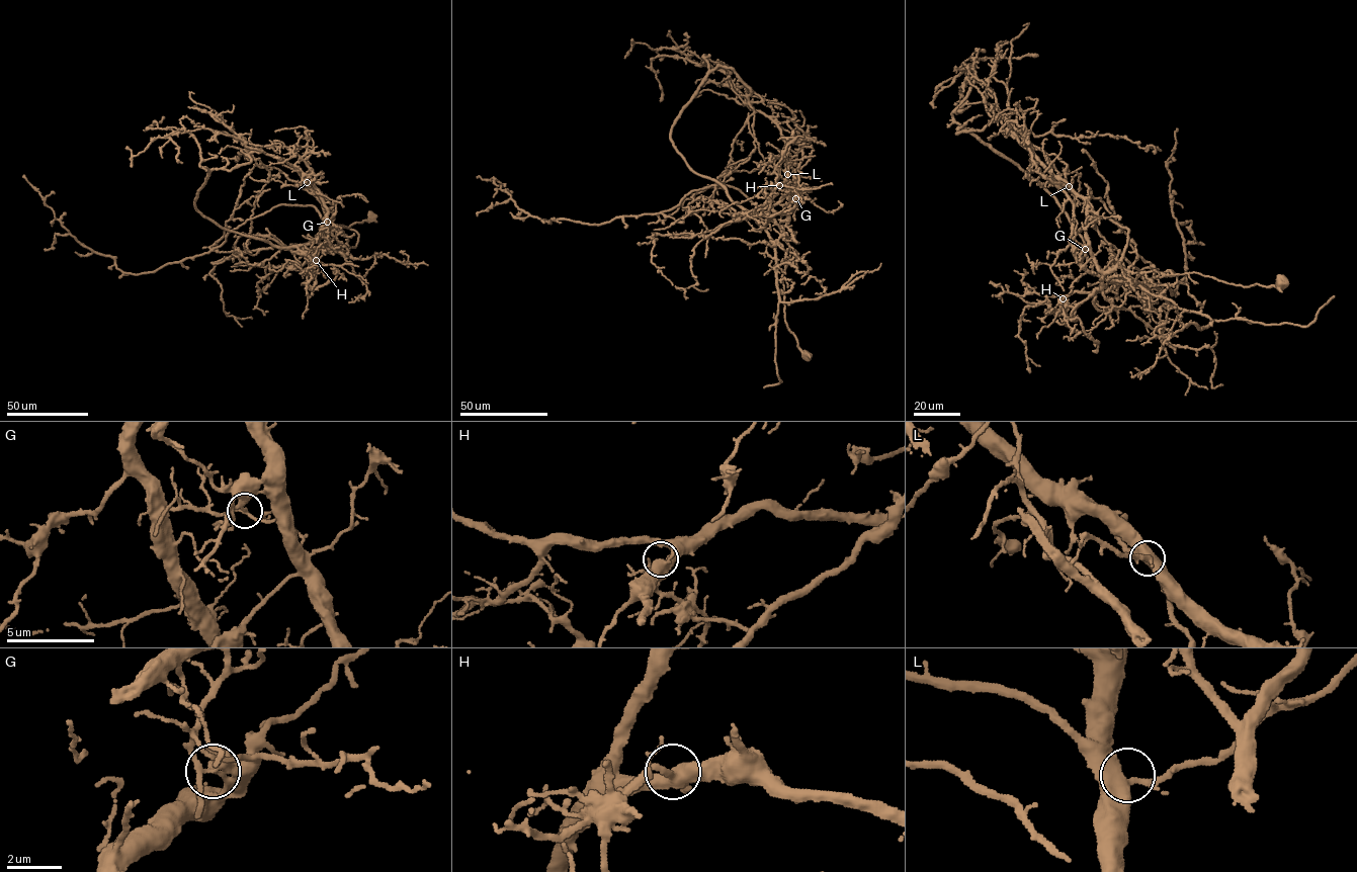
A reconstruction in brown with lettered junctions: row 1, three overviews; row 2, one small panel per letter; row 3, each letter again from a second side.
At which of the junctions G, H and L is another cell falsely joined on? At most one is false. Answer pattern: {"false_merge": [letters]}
{"false_merge": ["G"]}

